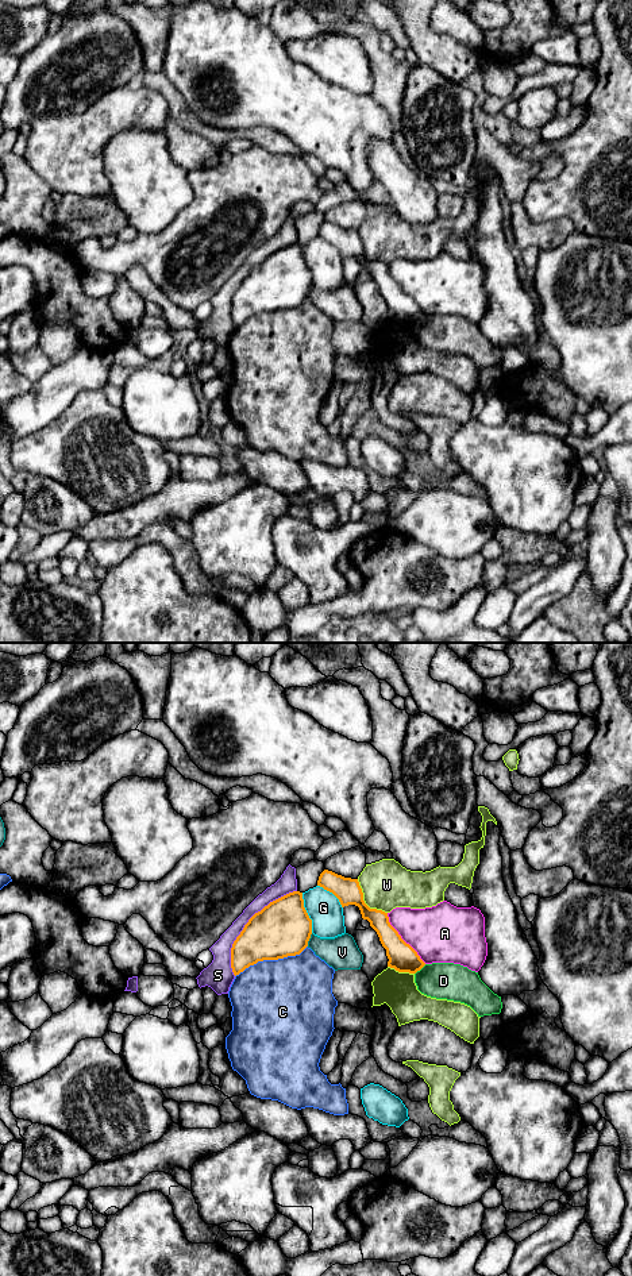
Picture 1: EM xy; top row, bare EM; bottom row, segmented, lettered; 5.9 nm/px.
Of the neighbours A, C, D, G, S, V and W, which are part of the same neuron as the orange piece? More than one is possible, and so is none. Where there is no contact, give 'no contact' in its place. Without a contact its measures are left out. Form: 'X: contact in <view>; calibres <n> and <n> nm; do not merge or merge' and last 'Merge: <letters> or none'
A: contact in xy; calibres 170 and 340 nm; do not merge
C: contact in xy; calibres 340 and 500 nm; do not merge
D: contact in xy; calibres 170 and 220 nm; do not merge
G: contact in xy; calibres 340 and 200 nm; do not merge
S: contact in xy; calibres 340 and 110 nm; do not merge
V: contact in xy; calibres 340 and 200 nm; do not merge
W: contact in xy; calibres 150 and 300 nm; do not merge
Merge: none

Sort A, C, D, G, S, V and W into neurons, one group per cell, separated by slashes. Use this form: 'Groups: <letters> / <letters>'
Groups: A / C / D S / G / V / W

